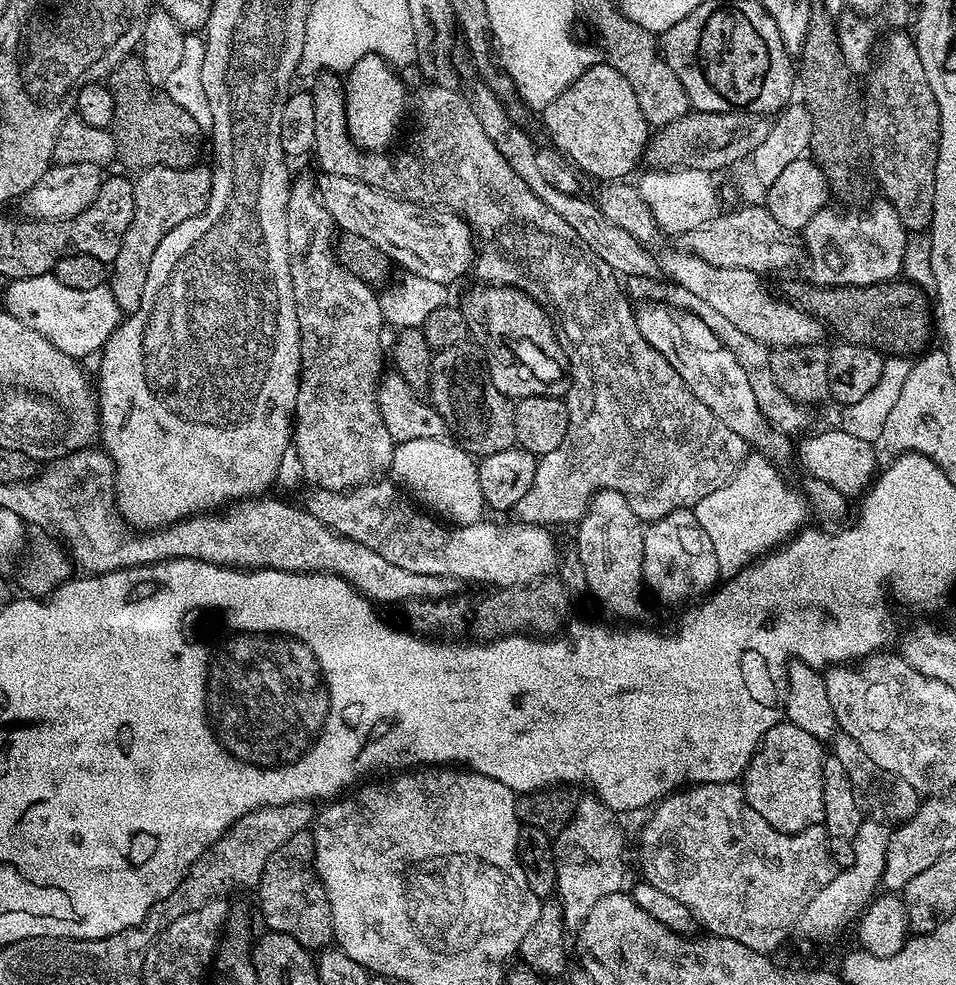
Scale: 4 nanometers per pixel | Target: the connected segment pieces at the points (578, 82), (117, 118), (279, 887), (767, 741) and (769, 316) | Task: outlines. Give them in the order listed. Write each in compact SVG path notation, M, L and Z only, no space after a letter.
M597 62L588 68L572 83L554 102L550 102L542 110L544 128L548 131L551 147L563 154L581 173L589 172L597 176L600 182L620 182L628 178L641 163L644 150L648 147L650 139L650 125L638 106L634 89L622 78L622 74L607 62Z
M133 54L118 62L118 66L108 73L106 83L114 98L114 118L110 131L116 139L116 160L124 163L129 173L139 174L148 168L194 168L201 163L200 151L206 148L205 133L182 106L176 105L149 83L144 61L139 55Z
M305 830L294 834L294 838L282 842L274 854L266 862L266 866L260 875L258 893L260 892L260 916L264 919L264 928L278 934L288 934L294 938L305 950L324 950L333 943L332 915L330 914L330 902L324 889L324 883L316 874L316 844L312 841L312 832Z
M777 722L764 737L752 756L742 777L744 796L748 805L777 832L801 832L817 827L823 821L822 766L825 745L806 730L789 722Z
M676 248L661 256L658 268L672 278L678 288L697 295L702 302L709 303L718 314L729 319L738 330L769 347L800 347L819 343L823 339L822 323L808 313L801 312L795 304L772 296L765 290L757 273L738 268L718 268Z

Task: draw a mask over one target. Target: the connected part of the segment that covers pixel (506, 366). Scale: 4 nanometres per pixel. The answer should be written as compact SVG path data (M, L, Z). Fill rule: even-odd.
M477 287L465 294L462 311L469 337L484 349L497 392L506 398L563 397L570 388L568 358L545 308L514 287Z

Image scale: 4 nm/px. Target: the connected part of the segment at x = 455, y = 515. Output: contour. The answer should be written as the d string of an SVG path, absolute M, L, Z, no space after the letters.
M441 438L396 444L392 450L391 475L405 489L408 487L413 492L411 495L425 509L433 508L433 510L428 510L435 513L437 517L443 518L456 526L479 524L483 517L480 515L486 512L486 505L478 482L477 461L465 452L459 443L447 444L446 441L447 439Z

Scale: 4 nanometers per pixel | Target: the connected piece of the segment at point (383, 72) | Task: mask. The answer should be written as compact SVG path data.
M365 58L347 69L347 78L342 84L342 103L345 110L345 120L348 123L348 133L352 143L363 150L384 150L396 132L396 123L404 112L404 103L408 100L408 92L400 81L401 73L397 69L387 65L379 58Z

